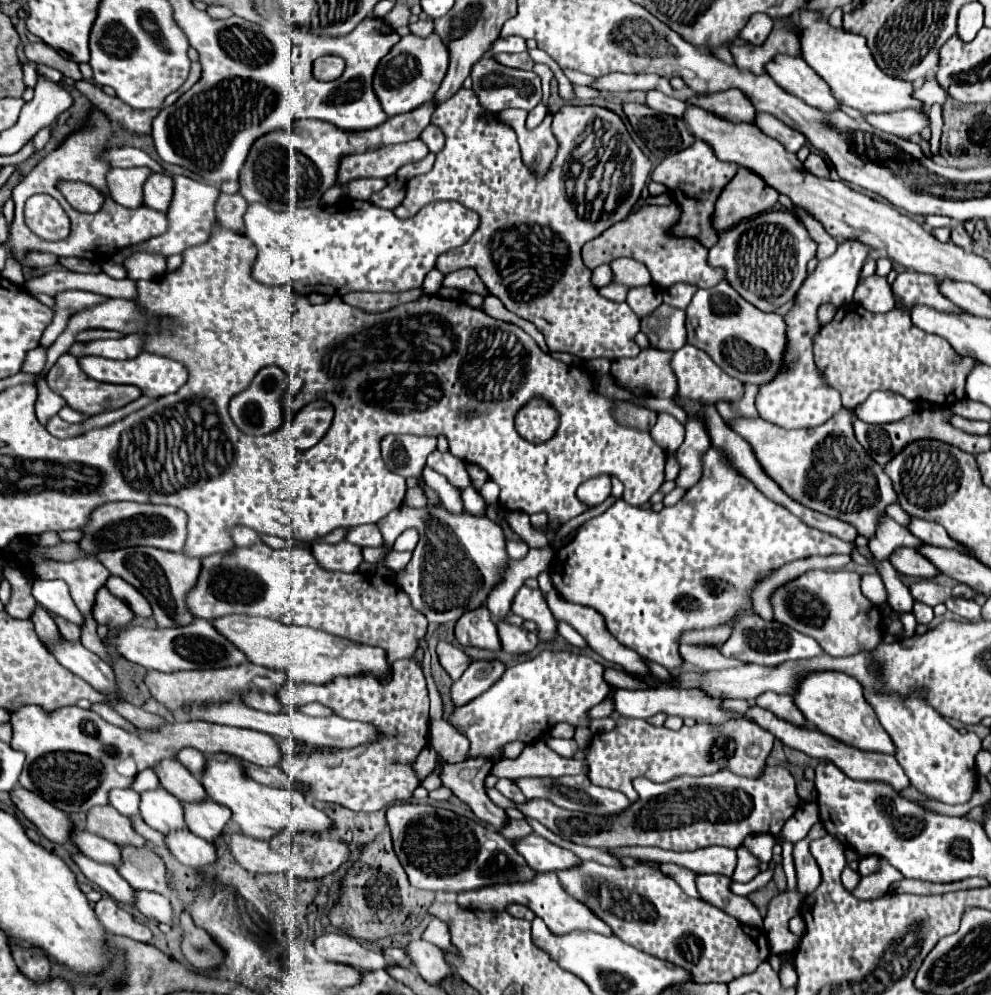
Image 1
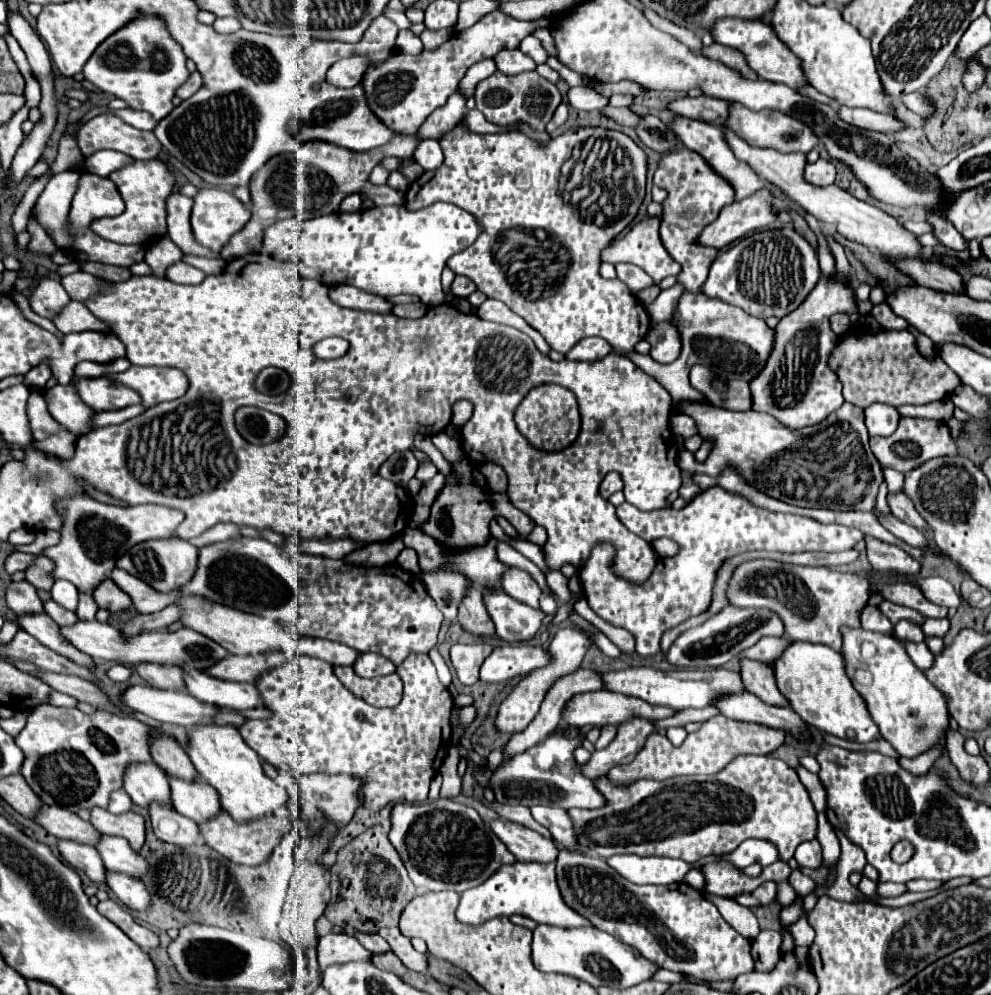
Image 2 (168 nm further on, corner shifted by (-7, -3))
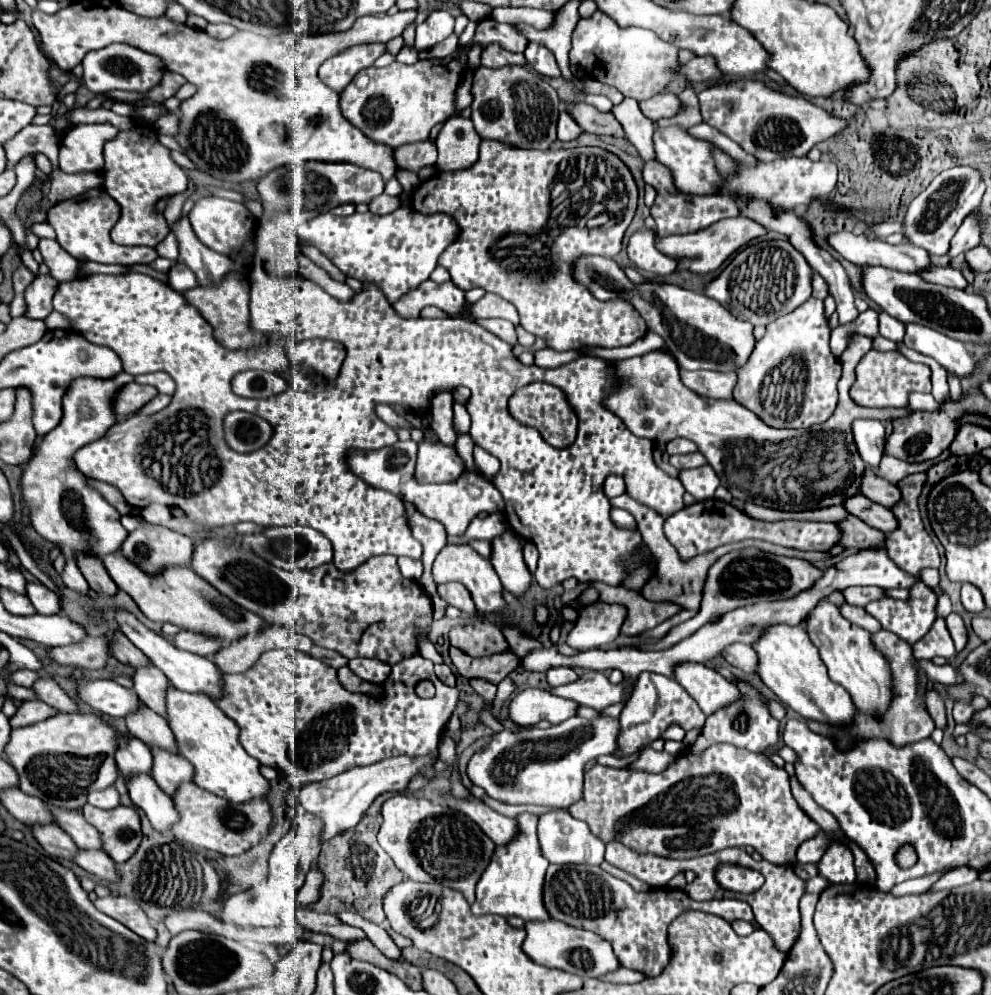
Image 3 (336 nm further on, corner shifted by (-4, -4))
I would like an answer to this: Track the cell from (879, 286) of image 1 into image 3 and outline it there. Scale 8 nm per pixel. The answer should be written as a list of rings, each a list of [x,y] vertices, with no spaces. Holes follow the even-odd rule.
[[[880,312],[880,334],[892,342],[900,342],[906,332],[906,326],[898,320],[894,320],[890,314]]]

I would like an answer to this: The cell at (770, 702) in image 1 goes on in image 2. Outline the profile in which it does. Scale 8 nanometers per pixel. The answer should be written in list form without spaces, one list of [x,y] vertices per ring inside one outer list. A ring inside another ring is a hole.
[[[741,659],[741,679],[749,693],[757,695],[761,701],[771,705],[789,705],[783,695],[777,691],[773,679],[773,667],[755,659]]]

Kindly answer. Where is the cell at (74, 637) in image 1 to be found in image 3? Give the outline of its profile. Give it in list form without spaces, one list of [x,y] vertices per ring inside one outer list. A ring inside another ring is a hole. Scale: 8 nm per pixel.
[[[28,584],[28,586],[26,586],[26,592],[28,592],[30,602],[32,602],[34,608],[38,610],[38,614],[52,616],[52,614],[60,614],[60,612],[62,612],[58,594],[52,592],[50,588],[46,588],[44,584]]]

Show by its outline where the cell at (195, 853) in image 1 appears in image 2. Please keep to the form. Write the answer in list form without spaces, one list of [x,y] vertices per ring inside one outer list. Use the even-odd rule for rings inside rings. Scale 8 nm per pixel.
[[[151,803],[149,815],[153,823],[155,835],[165,841],[179,847],[189,847],[195,843],[201,843],[201,835],[197,831],[197,823],[189,817],[179,815],[173,807],[163,803]]]

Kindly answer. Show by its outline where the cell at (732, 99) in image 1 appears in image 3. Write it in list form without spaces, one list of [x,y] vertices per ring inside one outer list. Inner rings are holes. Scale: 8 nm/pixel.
[[[656,94],[644,102],[640,102],[640,110],[644,112],[644,116],[648,116],[650,120],[660,120],[660,118],[672,118],[682,110],[682,102],[676,94]]]

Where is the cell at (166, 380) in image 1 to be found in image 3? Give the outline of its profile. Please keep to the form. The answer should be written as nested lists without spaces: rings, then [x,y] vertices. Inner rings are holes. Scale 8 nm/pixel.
[[[150,372],[150,374],[140,374],[140,376],[136,376],[136,378],[134,378],[134,382],[154,386],[160,394],[168,394],[168,396],[172,396],[172,394],[176,392],[176,384],[174,384],[174,380],[172,380],[166,372]]]

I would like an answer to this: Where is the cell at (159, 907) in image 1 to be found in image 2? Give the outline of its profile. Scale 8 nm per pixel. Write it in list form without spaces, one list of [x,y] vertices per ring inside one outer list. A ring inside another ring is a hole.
[[[105,873],[105,885],[131,909],[145,909],[149,907],[149,893],[145,891],[145,885],[139,879],[133,879],[123,873]]]

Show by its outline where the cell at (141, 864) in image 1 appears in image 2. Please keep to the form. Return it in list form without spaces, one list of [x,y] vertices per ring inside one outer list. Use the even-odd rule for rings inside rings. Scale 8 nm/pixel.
[[[101,835],[101,839],[95,843],[95,849],[99,851],[103,865],[109,871],[121,871],[125,875],[133,875],[141,879],[141,875],[147,871],[145,859],[141,859],[139,853],[135,853],[129,843],[121,837],[109,837]]]

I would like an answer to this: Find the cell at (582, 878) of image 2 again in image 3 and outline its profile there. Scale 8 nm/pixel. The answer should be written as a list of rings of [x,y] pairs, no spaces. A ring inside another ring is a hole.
[[[550,864],[548,872],[546,872],[546,882],[544,882],[544,904],[546,910],[550,912],[550,916],[554,920],[566,922],[570,926],[576,928],[584,928],[584,930],[592,930],[598,936],[602,936],[604,940],[608,940],[614,948],[614,954],[618,956],[620,964],[624,968],[634,968],[644,972],[646,976],[658,976],[665,966],[670,962],[672,950],[668,944],[668,924],[672,920],[676,920],[682,912],[686,910],[702,910],[708,914],[716,914],[720,918],[744,918],[750,920],[746,916],[746,912],[742,910],[746,904],[740,900],[708,900],[708,902],[696,902],[692,900],[684,890],[668,890],[668,888],[656,888],[656,890],[646,890],[646,892],[636,892],[628,882],[614,878],[612,874],[608,874],[606,870],[602,870],[600,866],[578,866],[578,864]]]

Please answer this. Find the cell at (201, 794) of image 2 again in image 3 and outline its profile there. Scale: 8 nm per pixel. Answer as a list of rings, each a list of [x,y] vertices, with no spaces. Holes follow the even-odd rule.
[[[152,748],[152,754],[154,754],[152,778],[162,788],[162,792],[174,796],[180,784],[194,782],[194,768],[184,756],[170,754],[158,748]]]

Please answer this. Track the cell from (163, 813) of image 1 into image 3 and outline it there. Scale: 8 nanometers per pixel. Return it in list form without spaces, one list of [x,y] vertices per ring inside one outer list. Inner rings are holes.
[[[128,734],[128,738],[122,742],[122,748],[116,754],[116,764],[126,780],[130,776],[150,774],[150,768],[154,764],[152,750],[144,742],[140,742]]]

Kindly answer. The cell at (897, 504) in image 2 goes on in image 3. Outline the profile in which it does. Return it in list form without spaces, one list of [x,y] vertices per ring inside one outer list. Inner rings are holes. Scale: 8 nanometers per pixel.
[[[868,468],[864,472],[860,490],[862,490],[864,496],[868,496],[870,500],[874,500],[874,502],[878,502],[878,504],[882,504],[886,508],[894,508],[898,504],[898,500],[902,498],[902,492],[894,484],[890,484],[888,480],[876,476]]]

